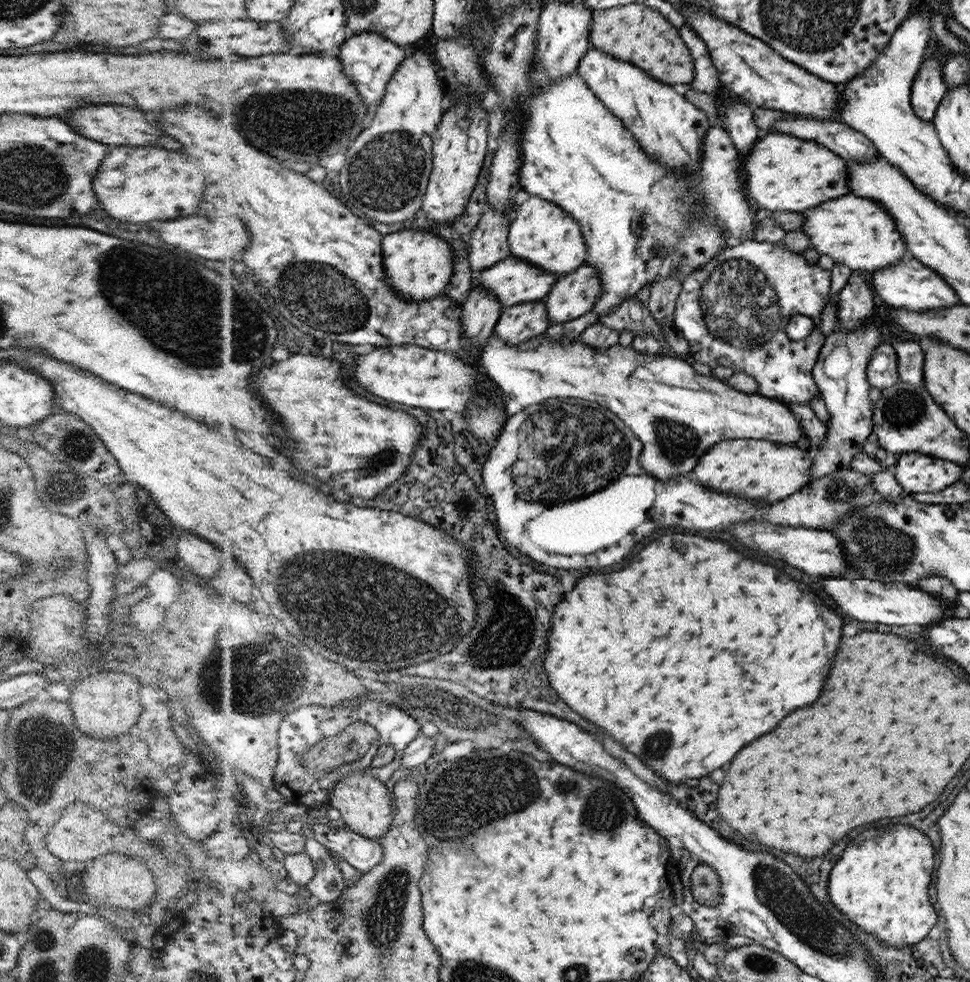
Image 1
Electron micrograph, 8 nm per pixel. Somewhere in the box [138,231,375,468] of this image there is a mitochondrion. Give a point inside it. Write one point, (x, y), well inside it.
(316, 294)

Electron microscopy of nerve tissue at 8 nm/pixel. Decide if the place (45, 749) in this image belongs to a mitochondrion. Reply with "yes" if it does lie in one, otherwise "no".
yes

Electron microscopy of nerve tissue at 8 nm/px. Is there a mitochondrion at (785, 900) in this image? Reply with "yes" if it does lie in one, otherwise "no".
yes

